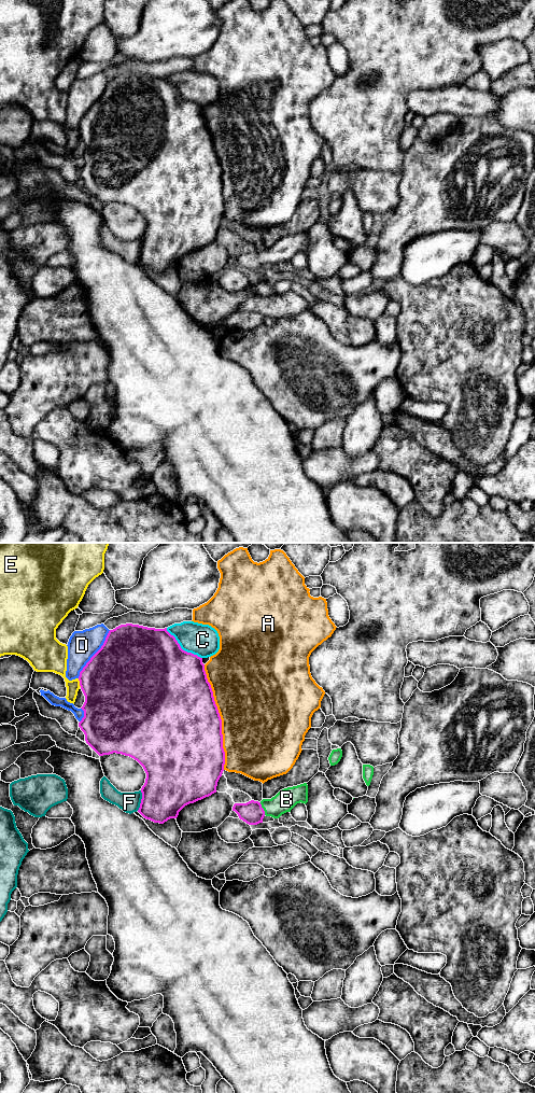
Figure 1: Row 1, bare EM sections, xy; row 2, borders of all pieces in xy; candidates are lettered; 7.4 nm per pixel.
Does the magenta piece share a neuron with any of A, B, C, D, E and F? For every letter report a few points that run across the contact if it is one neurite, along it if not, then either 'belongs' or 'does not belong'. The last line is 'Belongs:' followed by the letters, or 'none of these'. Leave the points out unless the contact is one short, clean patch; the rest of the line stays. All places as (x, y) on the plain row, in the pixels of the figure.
A: does not belong
B: xy (252, 262), (263, 257), (276, 255), (286, 248) | belongs
C: does not belong
D: does not belong
E: does not belong
F: does not belong
Belongs: B

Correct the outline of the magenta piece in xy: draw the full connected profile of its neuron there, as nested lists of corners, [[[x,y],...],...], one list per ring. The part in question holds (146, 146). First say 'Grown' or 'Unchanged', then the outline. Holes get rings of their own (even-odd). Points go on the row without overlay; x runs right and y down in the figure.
Unchanged. [[[126,72],[110,79],[101,97],[90,107],[79,125],[81,138],[85,144],[85,151],[81,156],[84,166],[79,176],[85,183],[86,192],[99,204],[113,201],[129,205],[137,209],[146,222],[145,232],[141,237],[142,248],[138,261],[146,268],[164,272],[170,267],[177,267],[179,261],[187,253],[194,252],[216,241],[216,235],[225,213],[225,200],[223,197],[222,168],[214,150],[213,140],[208,130],[202,107],[183,99],[167,76],[155,78],[139,73]]]

